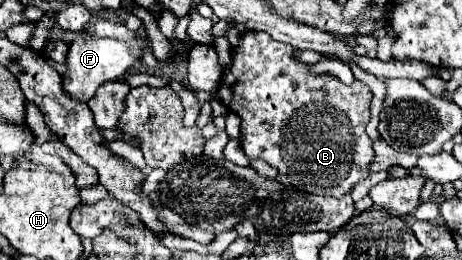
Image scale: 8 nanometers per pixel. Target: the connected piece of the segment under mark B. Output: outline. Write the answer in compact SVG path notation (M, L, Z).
M249 30L241 34L241 42L231 58L233 64L219 84L219 98L225 106L235 104L231 100L245 100L229 108L241 116L241 144L249 158L265 160L279 174L287 176L297 190L307 194L343 198L359 180L369 178L369 164L373 162L375 152L371 148L371 138L365 132L371 104L371 92L365 84L355 80L347 86L329 74L309 74L311 66L299 64L293 58L293 48L289 44L277 42L265 32Z

